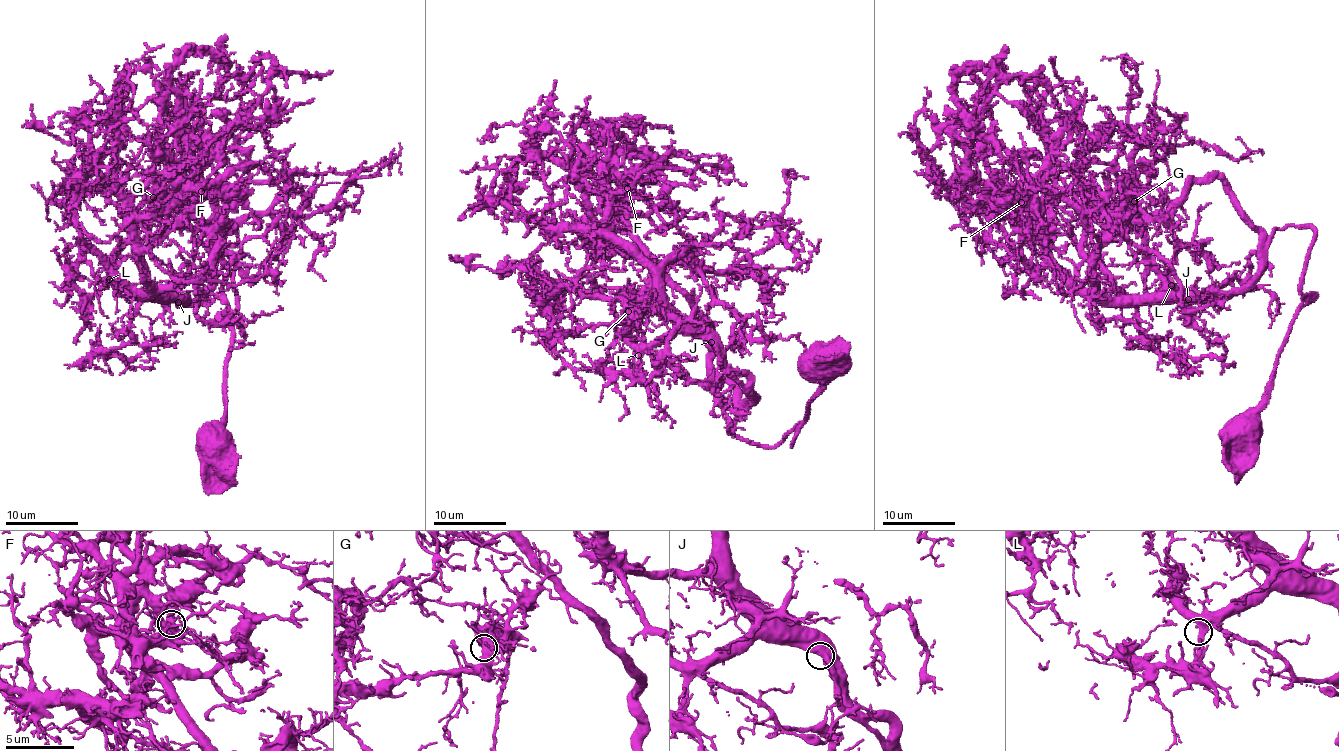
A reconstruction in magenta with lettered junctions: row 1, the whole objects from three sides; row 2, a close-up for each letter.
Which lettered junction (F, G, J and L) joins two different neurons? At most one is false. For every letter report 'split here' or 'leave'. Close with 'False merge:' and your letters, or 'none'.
F: leave
G: leave
J: leave
L: leave
False merge: none

